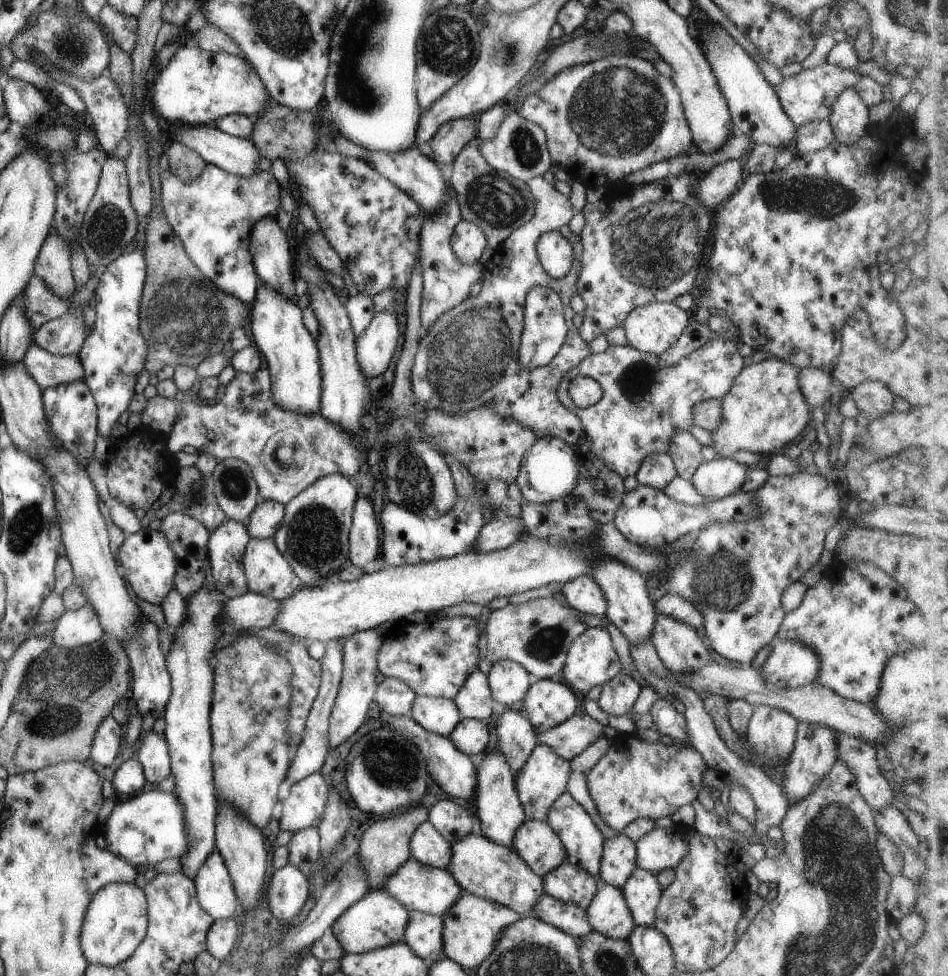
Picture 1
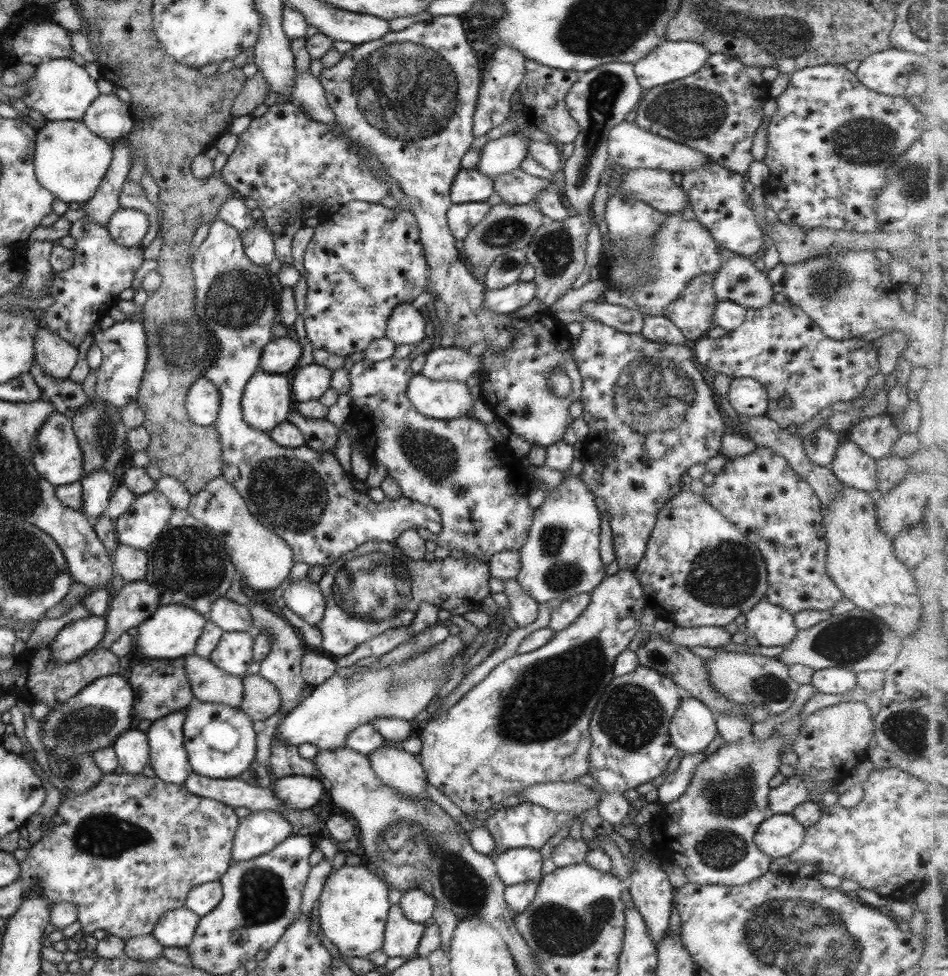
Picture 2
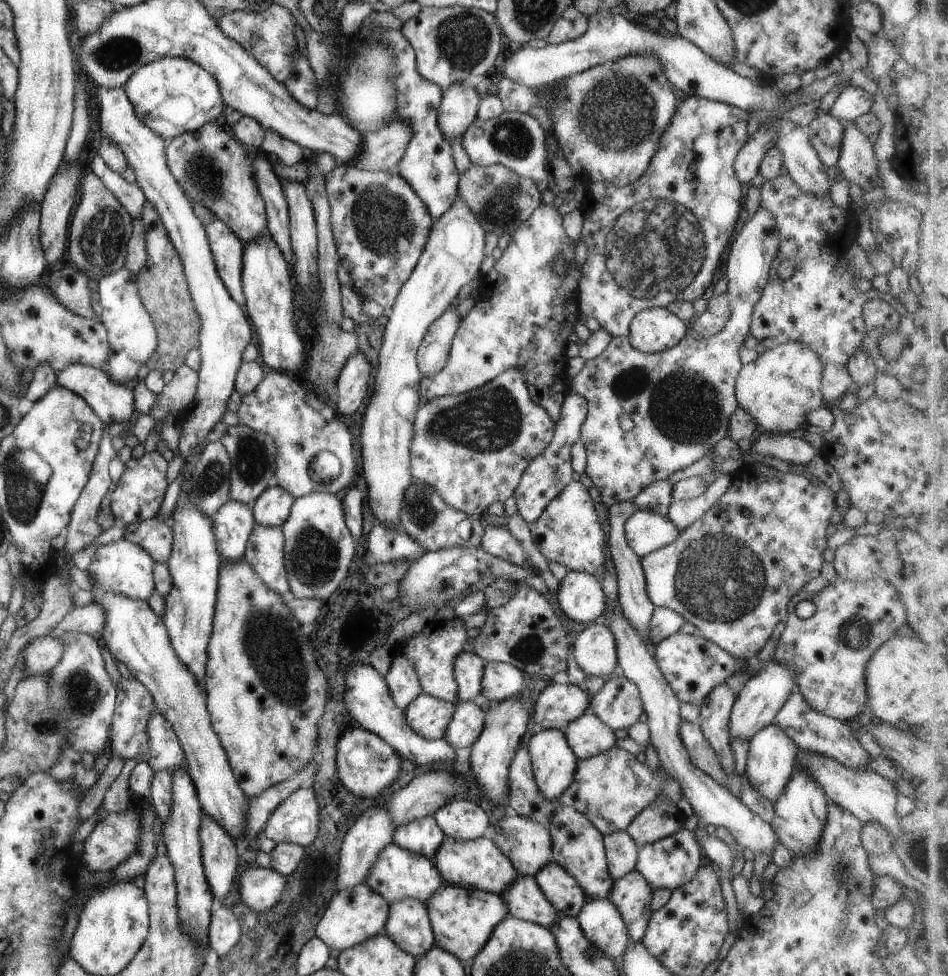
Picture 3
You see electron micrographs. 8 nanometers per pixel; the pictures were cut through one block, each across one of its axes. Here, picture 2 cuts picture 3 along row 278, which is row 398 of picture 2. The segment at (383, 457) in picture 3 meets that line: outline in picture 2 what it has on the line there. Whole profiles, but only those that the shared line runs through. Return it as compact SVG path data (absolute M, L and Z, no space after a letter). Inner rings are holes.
M421 373L411 376L404 388L408 403L427 418L450 421L465 416L473 395L467 382L431 380Z

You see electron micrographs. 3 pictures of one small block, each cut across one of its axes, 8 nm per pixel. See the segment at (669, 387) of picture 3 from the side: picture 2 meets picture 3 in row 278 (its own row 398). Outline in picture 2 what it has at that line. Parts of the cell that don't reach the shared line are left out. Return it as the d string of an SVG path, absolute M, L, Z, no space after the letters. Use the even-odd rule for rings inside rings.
M752 378L731 379L726 392L728 403L737 415L765 414L768 396L759 381Z

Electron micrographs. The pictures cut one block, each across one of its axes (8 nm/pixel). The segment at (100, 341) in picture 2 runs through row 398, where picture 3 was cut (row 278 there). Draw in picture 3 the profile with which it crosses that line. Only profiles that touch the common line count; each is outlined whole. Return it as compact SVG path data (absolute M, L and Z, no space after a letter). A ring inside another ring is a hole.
M123 266L111 274L99 277L96 282L97 291L94 296L97 320L104 326L108 340L107 366L103 372L114 383L122 385L124 381L135 378L137 369L155 350L156 332L139 298L136 275Z

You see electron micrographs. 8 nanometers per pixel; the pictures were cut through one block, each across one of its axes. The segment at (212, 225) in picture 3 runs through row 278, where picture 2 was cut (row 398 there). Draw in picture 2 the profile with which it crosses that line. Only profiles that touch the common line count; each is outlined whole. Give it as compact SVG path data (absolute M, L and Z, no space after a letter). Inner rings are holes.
M216 218L212 223L209 224L207 236L202 240L199 248L191 251L190 267L194 276L196 292L194 305L196 315L203 321L203 324L207 325L207 330L212 334L212 338L216 346L220 348L219 352L214 358L214 361L211 363L211 366L204 372L203 377L205 377L209 382L212 382L217 387L217 390L220 394L219 410L217 413L217 418L215 419L215 422L212 424L212 426L218 432L218 444L221 447L221 477L224 478L227 484L231 484L232 488L235 488L235 491L245 502L246 508L250 512L251 516L253 516L253 518L255 518L255 520L257 520L259 524L261 524L266 530L269 530L269 532L279 536L279 539L287 543L287 546L292 550L293 562L305 562L305 564L308 564L309 567L323 566L326 568L330 564L333 564L333 562L335 562L340 556L343 556L343 554L346 552L355 550L357 547L361 546L363 542L379 541L393 543L395 540L397 540L401 532L416 528L424 528L430 533L438 534L441 531L441 524L439 514L435 509L427 507L423 504L418 504L417 502L408 500L404 497L397 499L385 498L382 502L376 504L368 498L365 492L356 491L355 488L350 485L350 475L342 470L341 466L338 464L336 458L334 457L334 454L329 454L329 451L319 453L311 450L308 446L305 445L294 449L283 448L278 444L275 444L275 441L270 439L268 433L250 427L243 420L240 402L244 384L258 369L261 351L263 350L263 347L272 339L271 327L273 322L277 321L277 285L275 283L275 278L270 274L269 271L267 271L267 268L255 266L254 264L251 264L249 260L247 260L247 257L245 257L245 252L243 251L240 234L232 226L229 226L226 222L223 222L219 218Z

